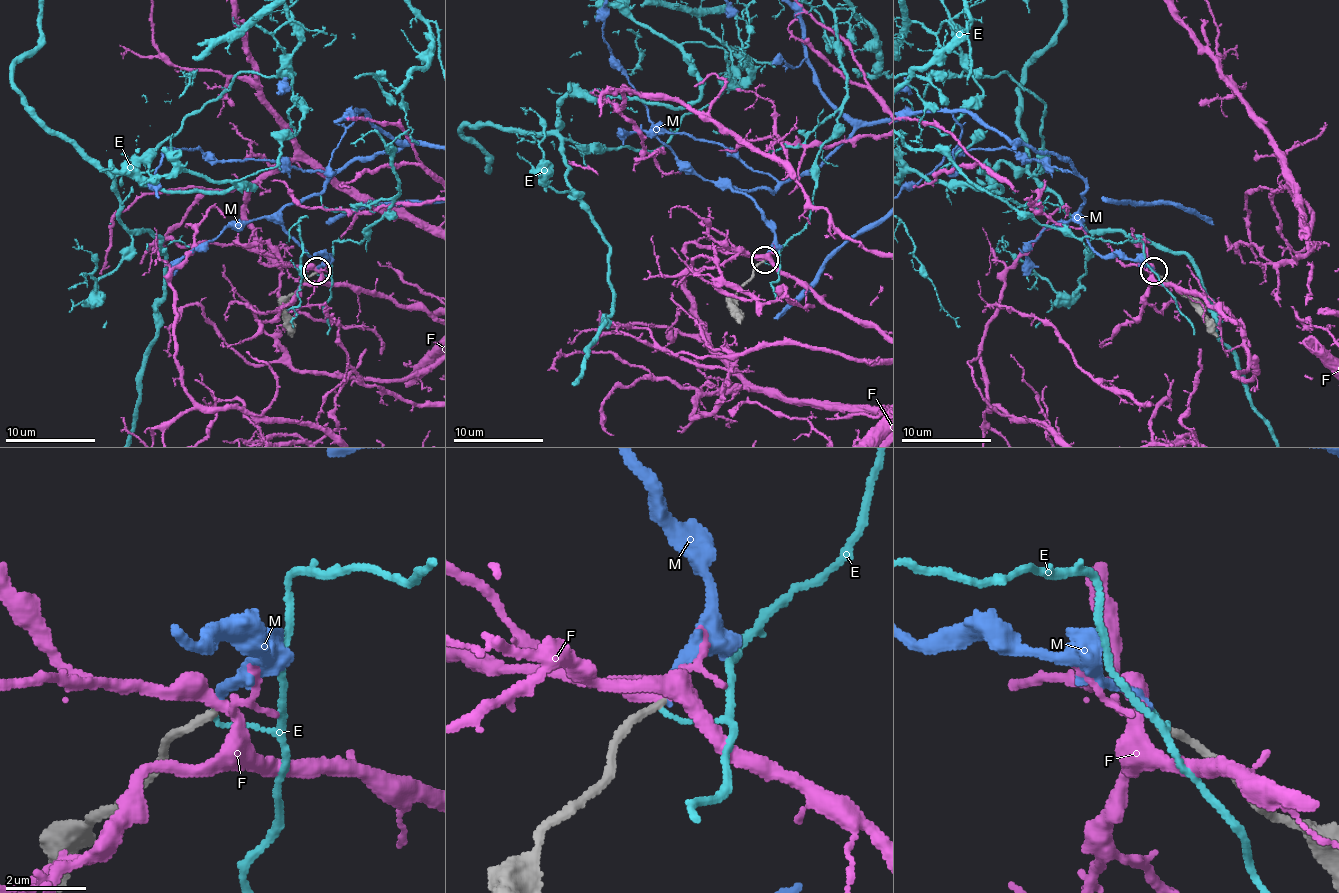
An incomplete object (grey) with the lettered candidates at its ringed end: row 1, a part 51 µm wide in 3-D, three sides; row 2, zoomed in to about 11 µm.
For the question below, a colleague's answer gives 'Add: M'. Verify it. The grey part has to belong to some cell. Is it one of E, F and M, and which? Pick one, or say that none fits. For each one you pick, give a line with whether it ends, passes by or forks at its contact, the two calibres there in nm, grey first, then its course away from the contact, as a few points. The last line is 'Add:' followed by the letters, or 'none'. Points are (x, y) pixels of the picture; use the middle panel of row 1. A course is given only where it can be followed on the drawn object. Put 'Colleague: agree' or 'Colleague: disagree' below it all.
M: it ends | 190/190 nm
Add: M
Colleague: agree

